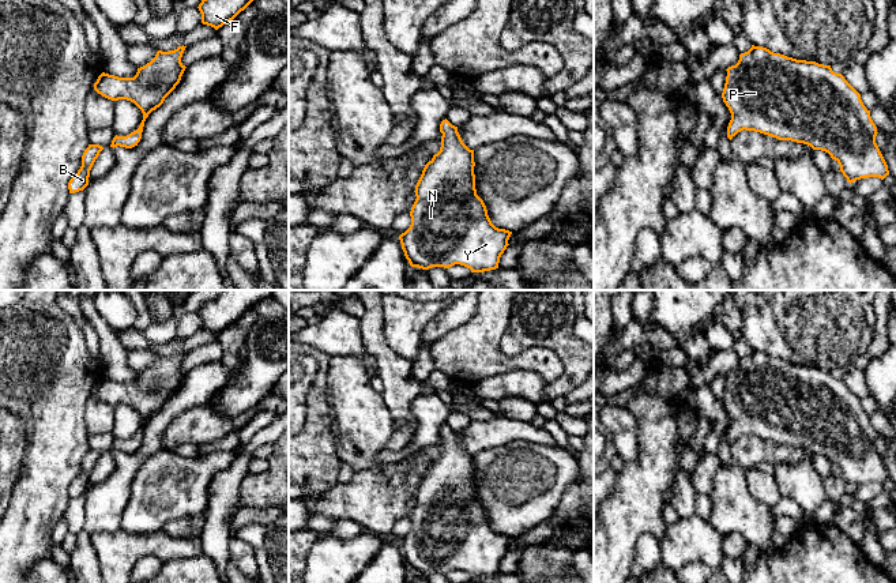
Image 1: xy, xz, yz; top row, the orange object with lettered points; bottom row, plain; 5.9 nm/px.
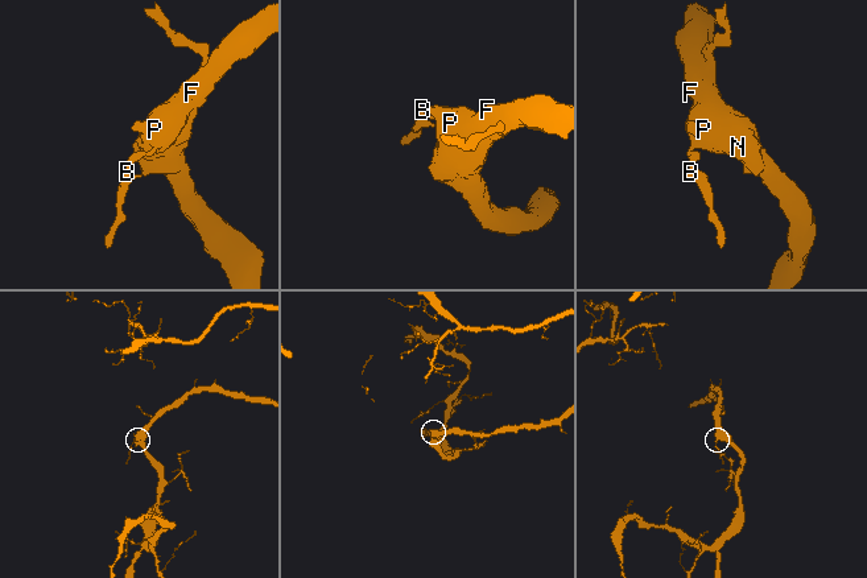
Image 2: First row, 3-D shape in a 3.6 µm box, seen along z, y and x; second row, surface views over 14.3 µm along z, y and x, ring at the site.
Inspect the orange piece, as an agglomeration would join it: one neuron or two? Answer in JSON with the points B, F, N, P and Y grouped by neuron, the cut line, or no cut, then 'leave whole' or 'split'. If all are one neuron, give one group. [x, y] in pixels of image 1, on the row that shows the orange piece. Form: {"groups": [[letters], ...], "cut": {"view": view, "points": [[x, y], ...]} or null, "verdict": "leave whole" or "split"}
{"groups": [["B", "F", "N", "P", "Y"]], "cut": null, "verdict": "leave whole"}

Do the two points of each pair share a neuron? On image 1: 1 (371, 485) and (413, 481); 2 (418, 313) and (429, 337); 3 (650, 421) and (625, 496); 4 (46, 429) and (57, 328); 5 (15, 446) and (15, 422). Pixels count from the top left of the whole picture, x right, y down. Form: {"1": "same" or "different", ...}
{"1": "different", "2": "different", "3": "same", "4": "same", "5": "same"}

